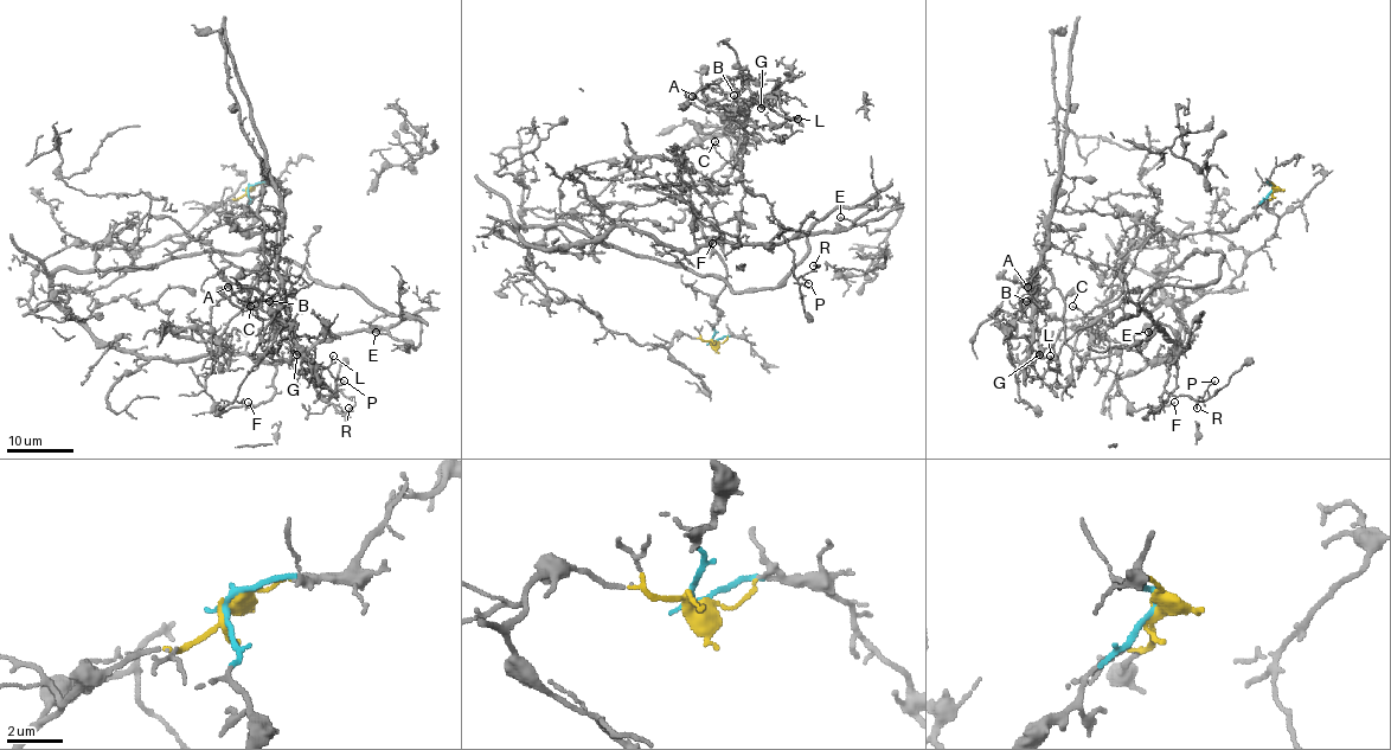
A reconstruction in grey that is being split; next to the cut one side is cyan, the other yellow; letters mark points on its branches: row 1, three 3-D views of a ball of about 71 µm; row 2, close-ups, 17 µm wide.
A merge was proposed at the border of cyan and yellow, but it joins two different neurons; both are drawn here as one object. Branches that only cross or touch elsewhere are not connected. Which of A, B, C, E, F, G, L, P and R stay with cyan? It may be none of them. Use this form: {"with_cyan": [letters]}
{"with_cyan": ["A", "B", "C", "G", "L"]}

